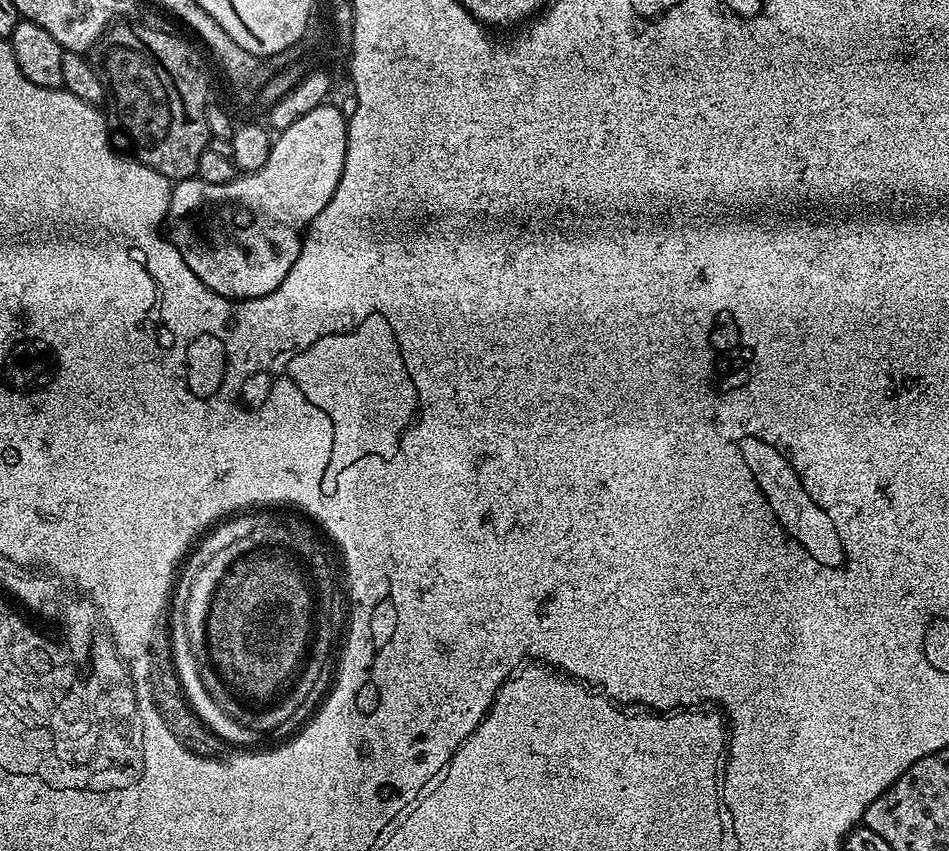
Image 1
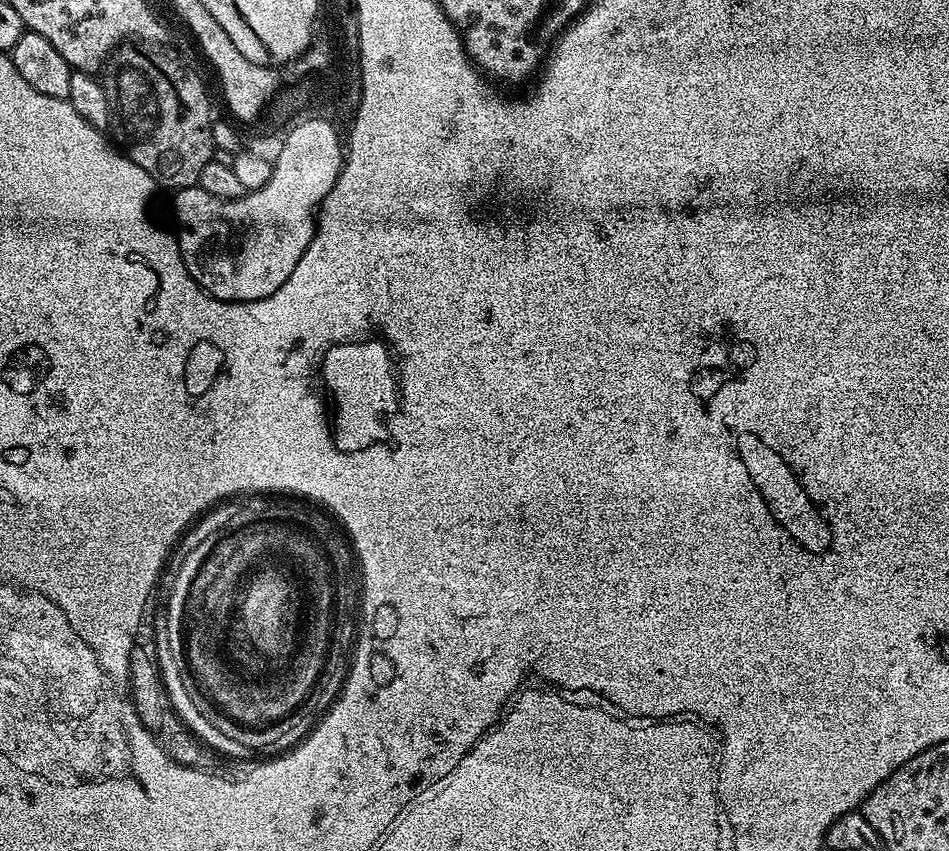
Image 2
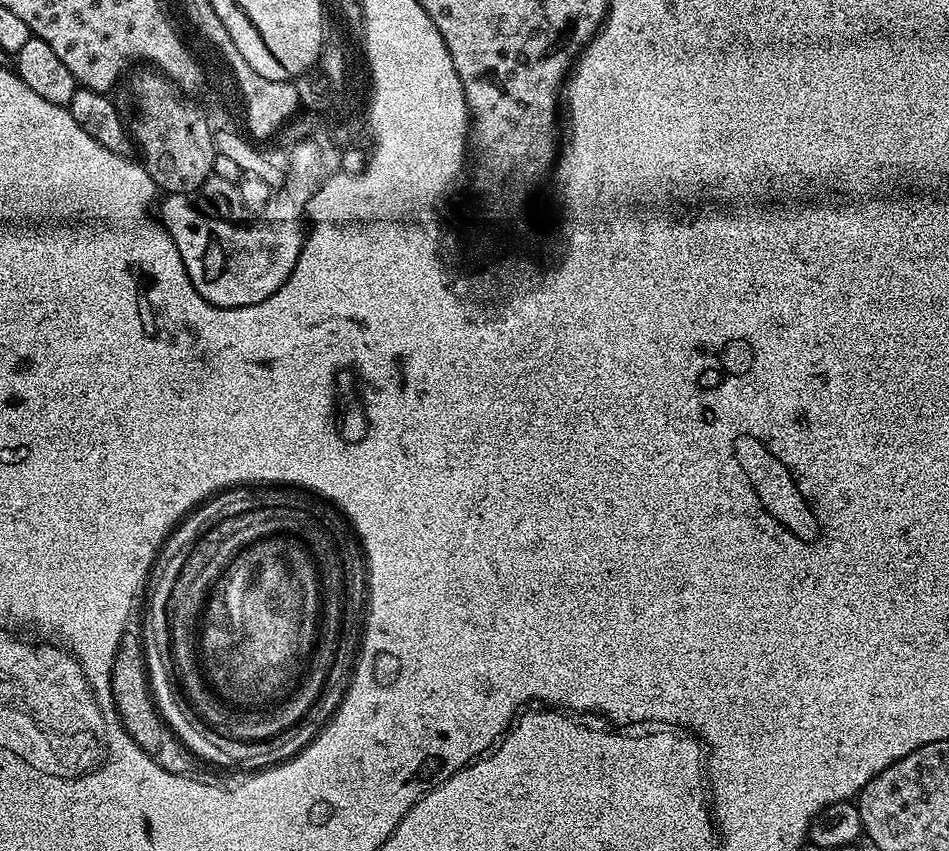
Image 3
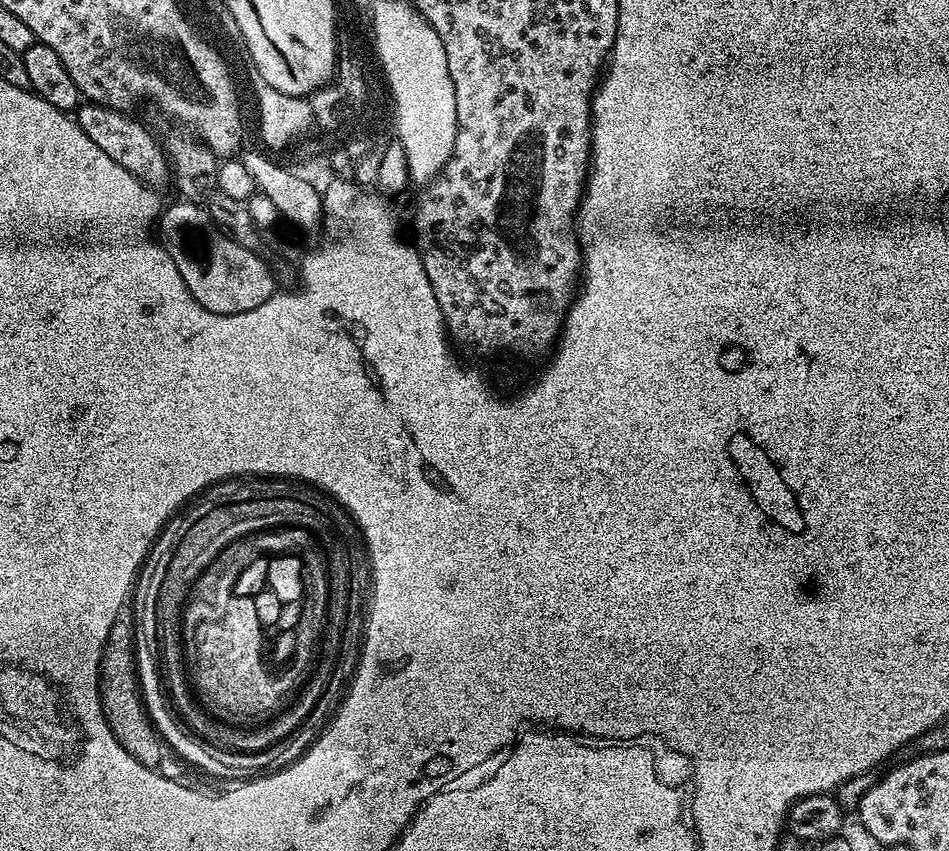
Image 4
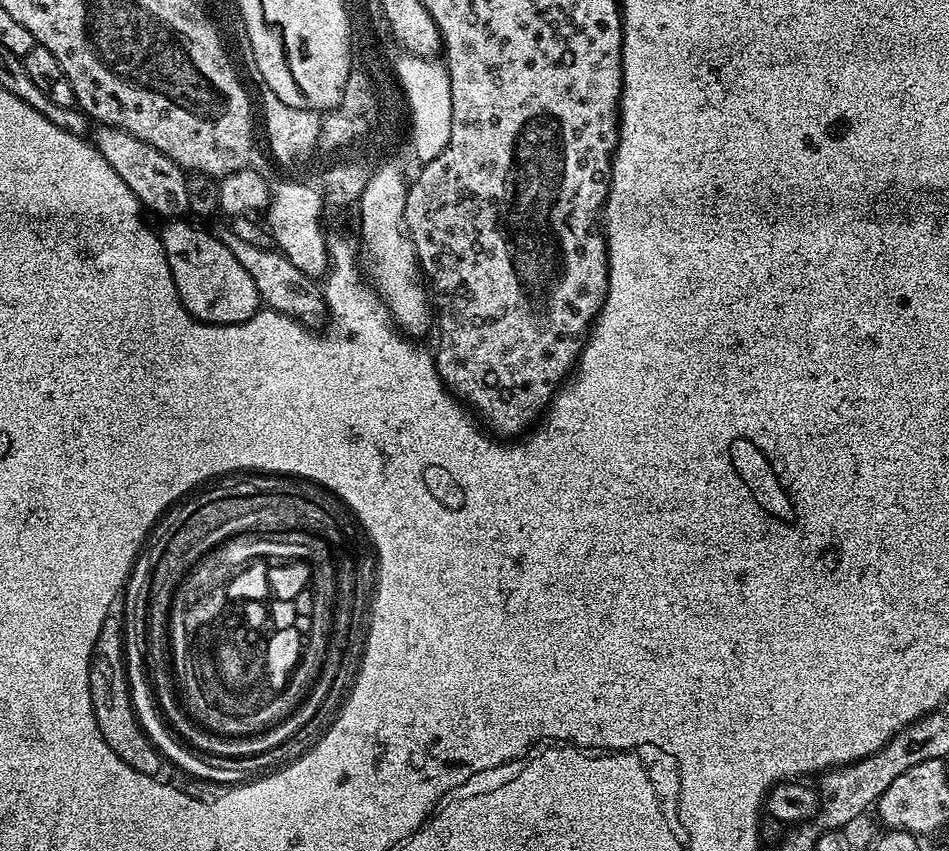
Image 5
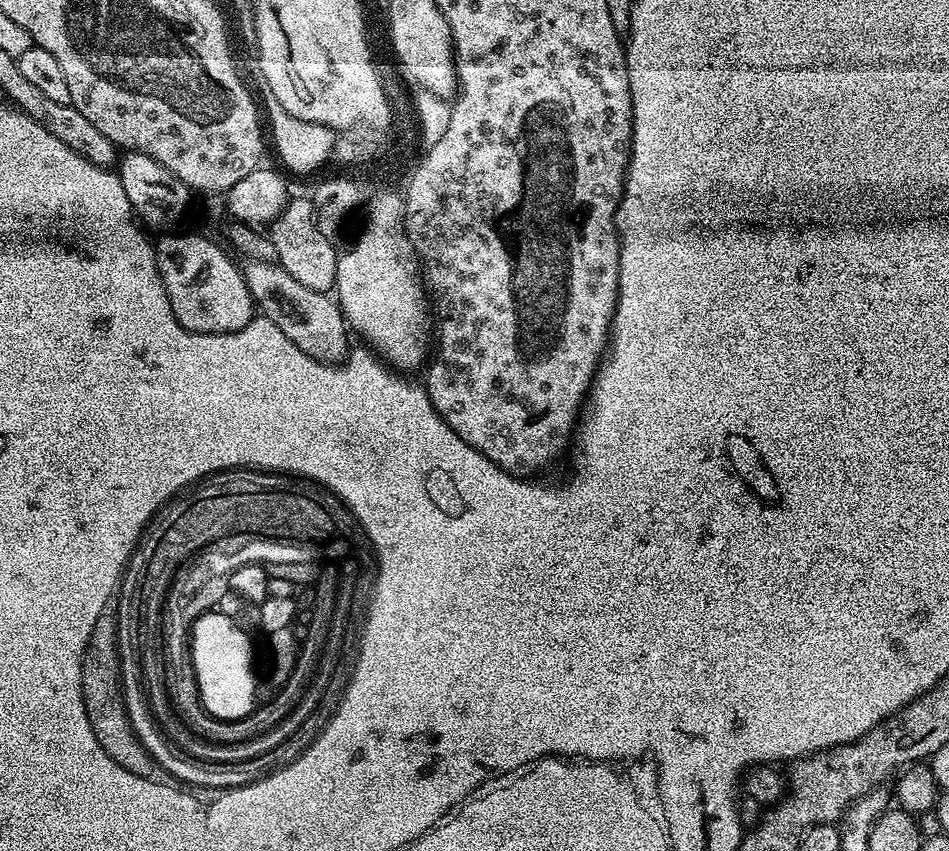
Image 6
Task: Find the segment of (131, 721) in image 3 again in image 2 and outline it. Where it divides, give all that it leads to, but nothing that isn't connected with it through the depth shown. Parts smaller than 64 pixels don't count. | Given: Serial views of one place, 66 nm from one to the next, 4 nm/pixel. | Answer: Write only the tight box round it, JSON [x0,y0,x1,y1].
[128,626,222,772]

